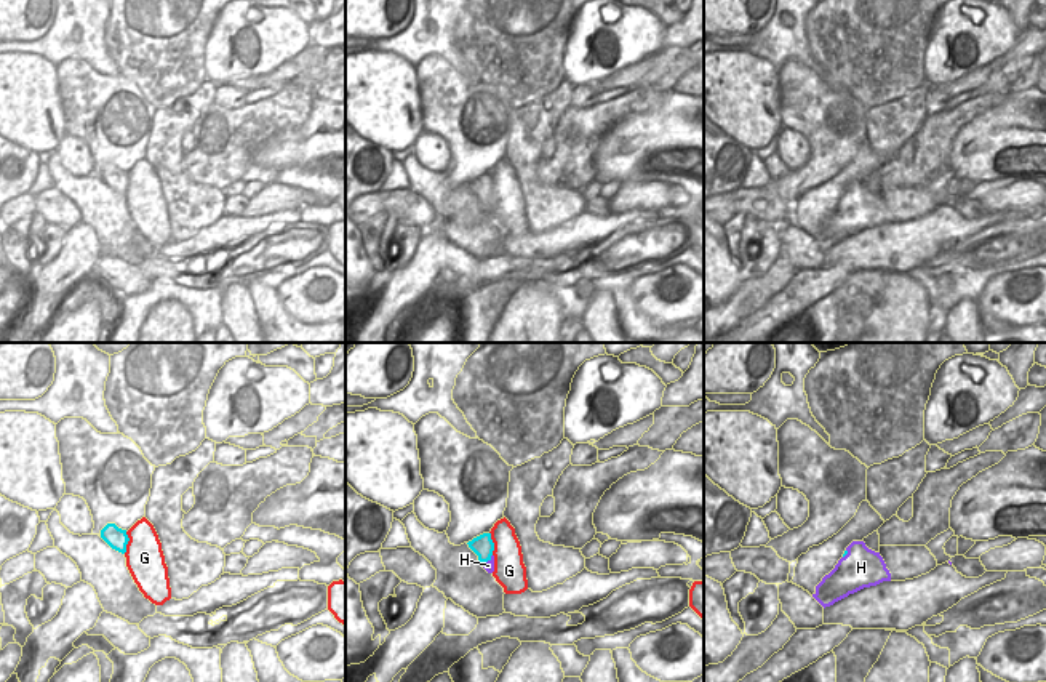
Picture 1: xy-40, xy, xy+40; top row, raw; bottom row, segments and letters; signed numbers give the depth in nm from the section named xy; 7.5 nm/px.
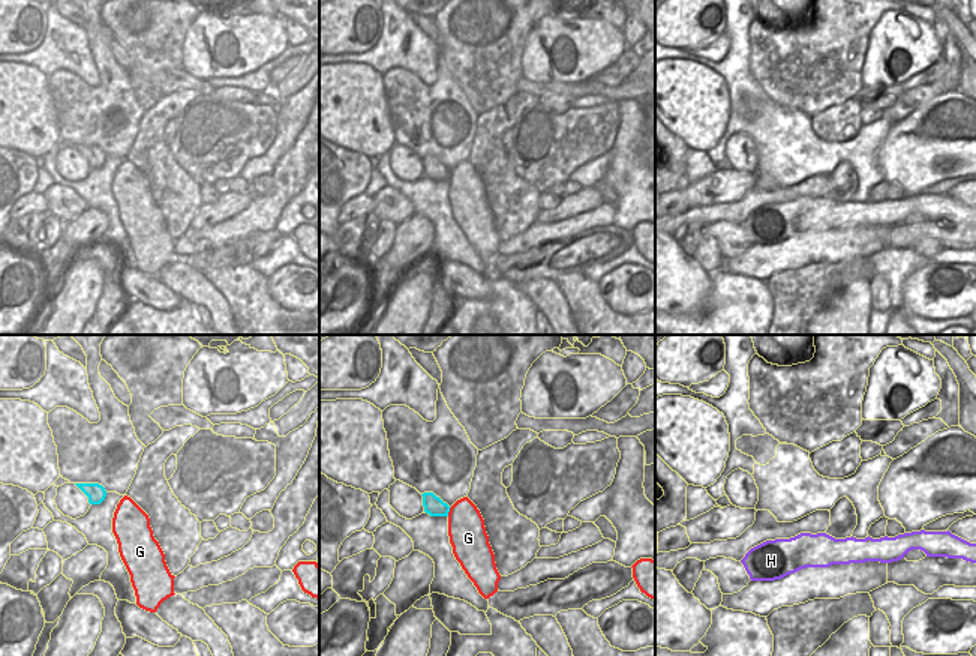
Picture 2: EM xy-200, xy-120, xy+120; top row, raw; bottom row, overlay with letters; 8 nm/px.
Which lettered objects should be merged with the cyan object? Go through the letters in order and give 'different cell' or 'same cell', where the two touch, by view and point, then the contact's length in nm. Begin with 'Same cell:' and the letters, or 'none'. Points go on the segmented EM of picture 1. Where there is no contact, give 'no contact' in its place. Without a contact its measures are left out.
Same cell: none
G: different cell | xy (493, 543) | 180 nm
H: different cell | xy (487, 561) | 110 nm

